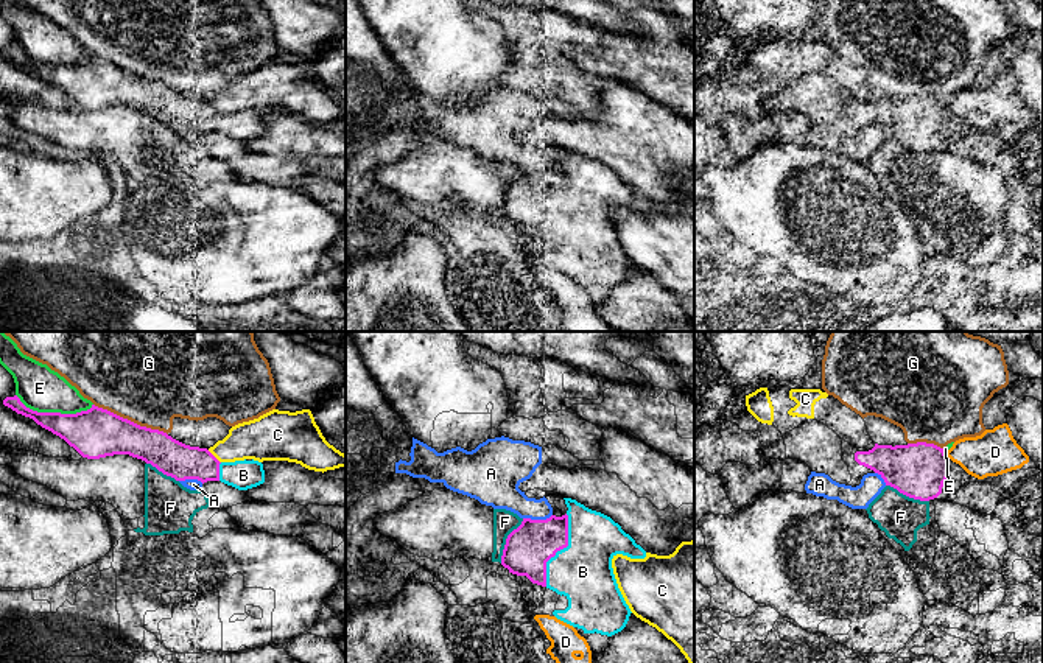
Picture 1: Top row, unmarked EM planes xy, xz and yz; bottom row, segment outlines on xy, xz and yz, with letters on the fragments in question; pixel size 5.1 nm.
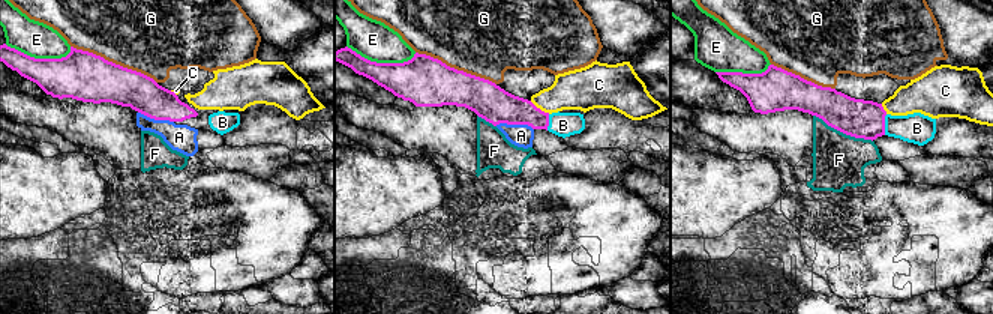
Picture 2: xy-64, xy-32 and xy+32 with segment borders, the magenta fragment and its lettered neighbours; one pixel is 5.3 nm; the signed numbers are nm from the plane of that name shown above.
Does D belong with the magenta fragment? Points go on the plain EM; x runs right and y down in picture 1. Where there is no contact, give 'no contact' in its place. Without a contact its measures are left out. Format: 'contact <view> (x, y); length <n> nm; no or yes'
contact yz (947, 108); length 50 nm; no

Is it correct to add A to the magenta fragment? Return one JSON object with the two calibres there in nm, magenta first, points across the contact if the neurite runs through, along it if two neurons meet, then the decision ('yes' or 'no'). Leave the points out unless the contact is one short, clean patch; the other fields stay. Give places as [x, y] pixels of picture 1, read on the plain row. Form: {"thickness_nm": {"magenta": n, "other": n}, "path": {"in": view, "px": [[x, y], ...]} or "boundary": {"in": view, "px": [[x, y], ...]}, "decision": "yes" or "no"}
{"thickness_nm": {"magenta": 240, "other": 190}, "decision": "no"}

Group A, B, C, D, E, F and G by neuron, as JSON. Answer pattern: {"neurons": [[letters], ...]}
{"neurons": [["A"], ["B"], ["C"], ["D", "E"], ["F"], ["G"]]}

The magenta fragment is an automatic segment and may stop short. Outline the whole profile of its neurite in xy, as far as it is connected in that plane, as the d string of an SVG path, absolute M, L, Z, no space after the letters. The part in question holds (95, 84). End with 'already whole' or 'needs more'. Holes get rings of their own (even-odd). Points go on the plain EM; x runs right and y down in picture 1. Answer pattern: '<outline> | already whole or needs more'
M17 47L6 48L3 56L59 87L87 110L129 106L176 132L221 132L238 142L265 134L258 112L219 114L207 100L185 96L163 82L140 78L95 56L76 65L37 64Z | needs more

